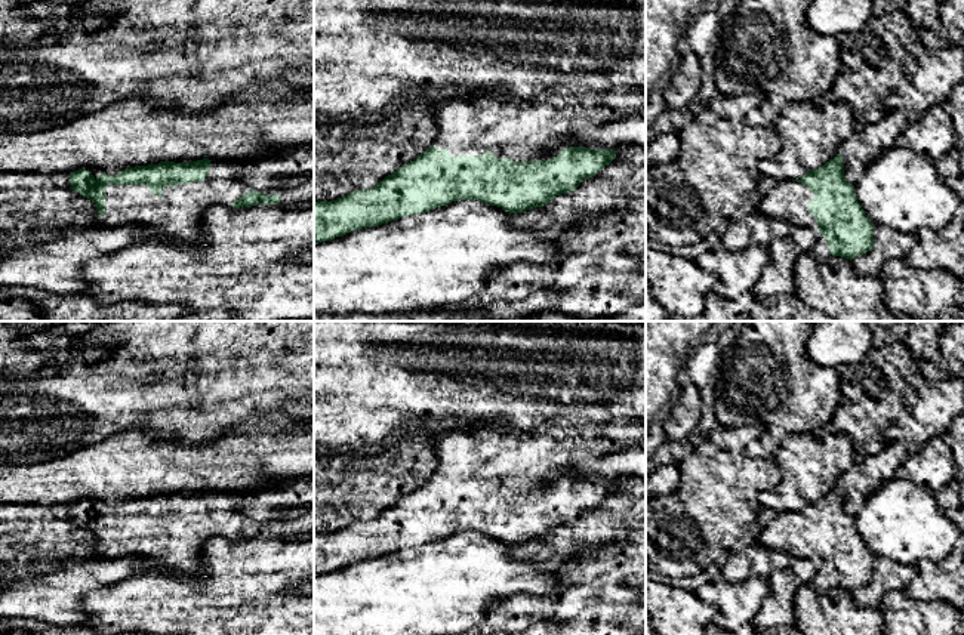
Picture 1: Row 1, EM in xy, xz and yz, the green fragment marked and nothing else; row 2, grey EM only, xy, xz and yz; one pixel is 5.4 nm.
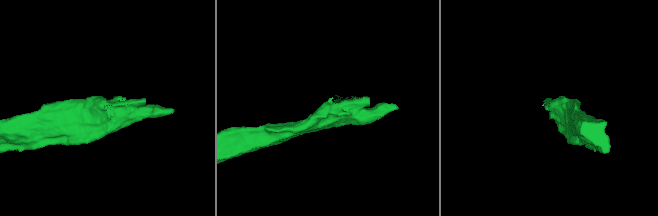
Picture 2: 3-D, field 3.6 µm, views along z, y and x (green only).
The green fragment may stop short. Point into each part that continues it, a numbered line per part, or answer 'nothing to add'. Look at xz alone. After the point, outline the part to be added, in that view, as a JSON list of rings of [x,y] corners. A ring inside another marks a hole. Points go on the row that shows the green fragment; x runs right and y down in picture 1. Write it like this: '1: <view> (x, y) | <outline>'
1: xz (508, 126) | [[[615,87],[597,99],[551,92],[530,98],[503,92],[456,93],[437,110],[432,145],[440,151],[447,149],[452,157],[481,155],[490,151],[496,158],[533,163],[557,157],[566,147],[572,147],[575,136],[585,127],[597,127],[635,114],[646,115],[644,87]]]

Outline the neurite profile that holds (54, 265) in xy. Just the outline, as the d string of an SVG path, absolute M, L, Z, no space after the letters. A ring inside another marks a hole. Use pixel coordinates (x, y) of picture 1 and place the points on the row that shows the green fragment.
M59 234L25 247L0 247L0 287L33 287L55 295L84 290L80 268L104 256L81 235Z

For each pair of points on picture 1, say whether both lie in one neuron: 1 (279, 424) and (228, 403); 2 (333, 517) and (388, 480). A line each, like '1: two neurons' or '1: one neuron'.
1: two neurons
2: one neuron

